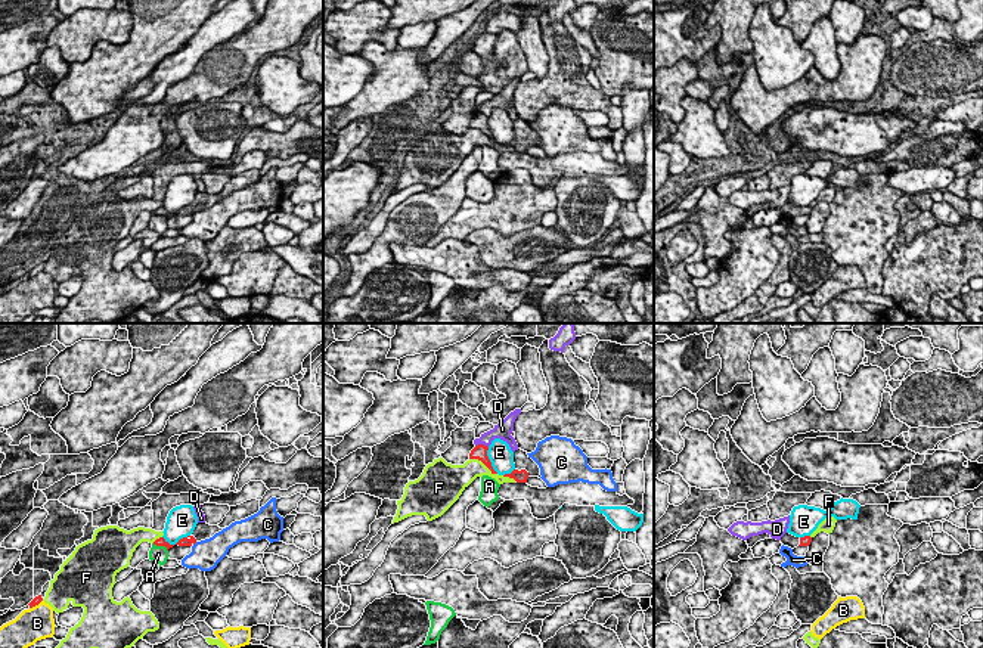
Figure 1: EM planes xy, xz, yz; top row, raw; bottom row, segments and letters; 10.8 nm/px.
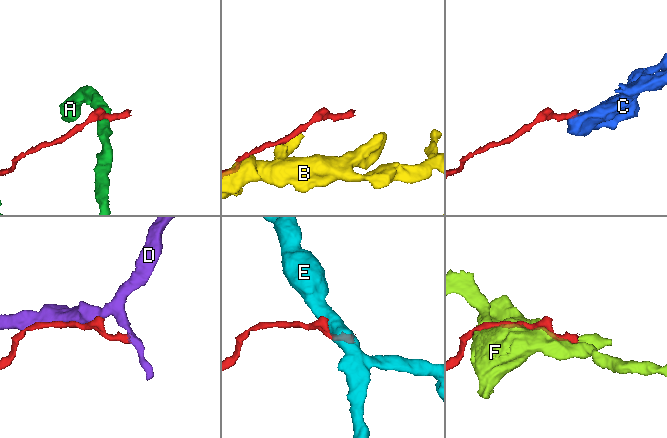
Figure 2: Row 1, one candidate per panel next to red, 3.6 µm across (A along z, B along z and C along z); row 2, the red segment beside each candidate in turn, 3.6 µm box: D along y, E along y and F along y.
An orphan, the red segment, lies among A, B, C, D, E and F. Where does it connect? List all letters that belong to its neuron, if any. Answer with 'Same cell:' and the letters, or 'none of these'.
Same cell: none of these

